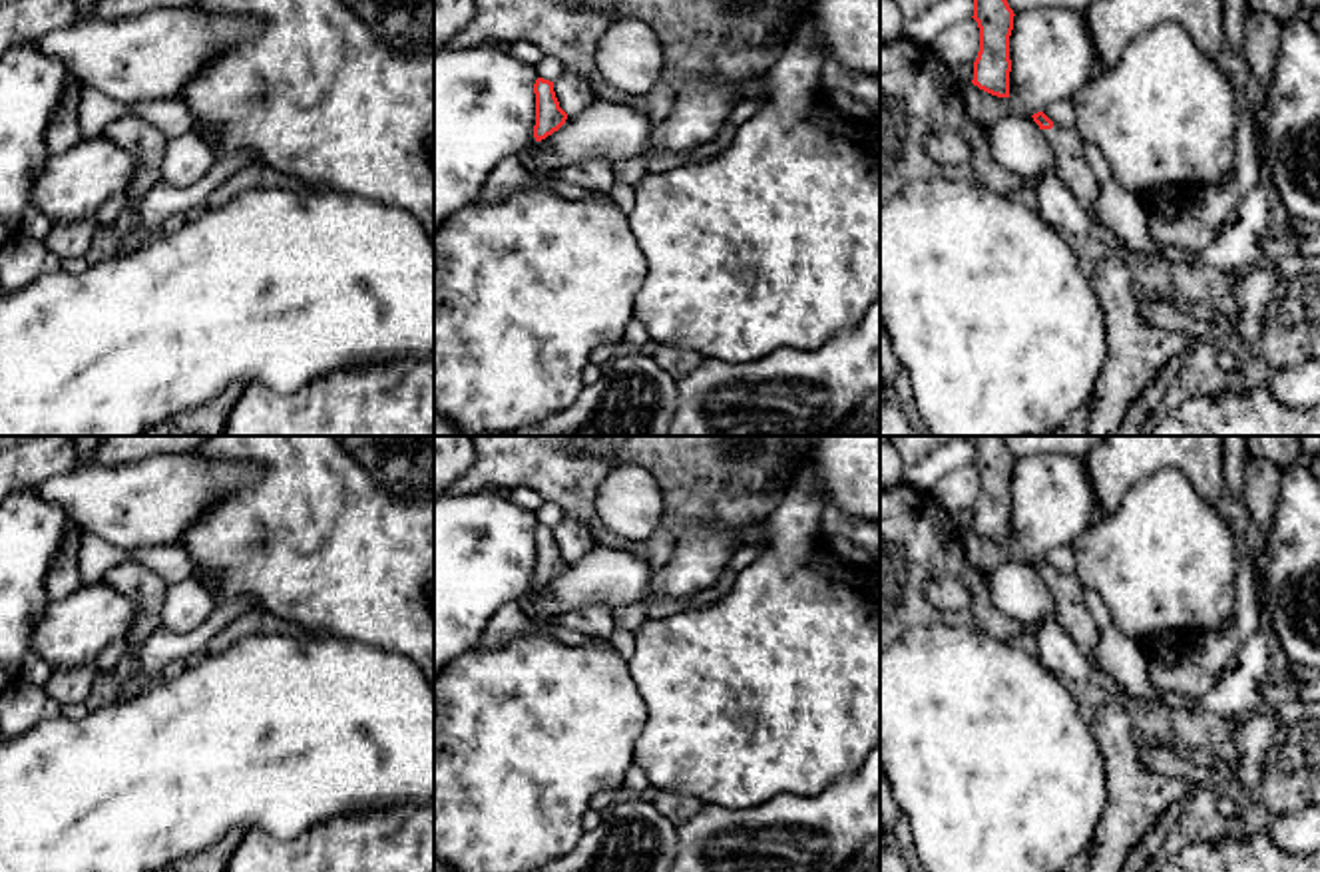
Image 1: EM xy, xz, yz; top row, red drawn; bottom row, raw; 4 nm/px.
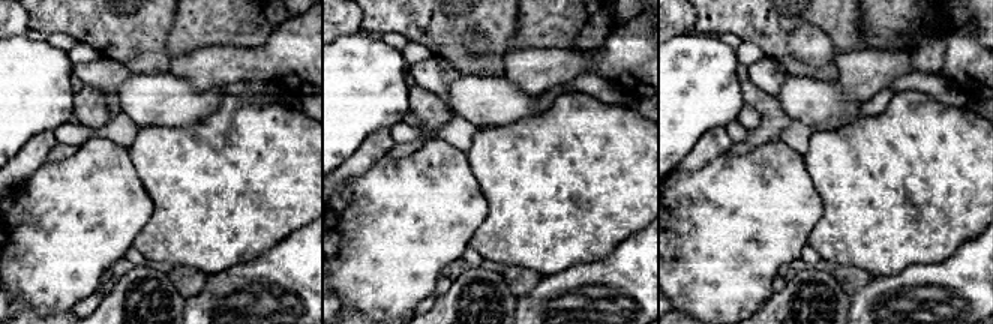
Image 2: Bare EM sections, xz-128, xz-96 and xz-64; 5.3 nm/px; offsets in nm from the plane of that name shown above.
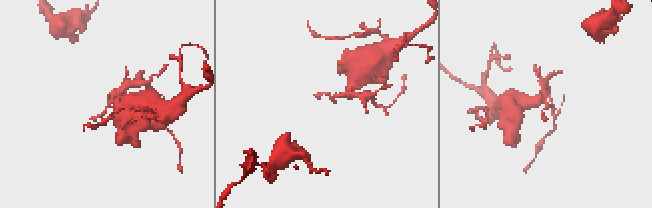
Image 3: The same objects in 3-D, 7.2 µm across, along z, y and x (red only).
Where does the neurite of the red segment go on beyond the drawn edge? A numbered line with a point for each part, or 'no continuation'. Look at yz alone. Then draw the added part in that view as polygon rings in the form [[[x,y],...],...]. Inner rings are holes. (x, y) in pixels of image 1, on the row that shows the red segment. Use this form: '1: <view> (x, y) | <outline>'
1: yz (1072, 168) | [[[1053,123],[1051,129],[1043,129],[1043,135],[1053,149],[1055,175],[1073,193],[1081,207],[1095,217],[1093,205],[1101,187],[1085,159],[1083,137],[1075,127],[1059,127],[1057,123]]]

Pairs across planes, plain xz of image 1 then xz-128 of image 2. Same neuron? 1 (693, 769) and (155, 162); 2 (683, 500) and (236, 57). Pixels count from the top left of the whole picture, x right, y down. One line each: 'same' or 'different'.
1: same
2: different

